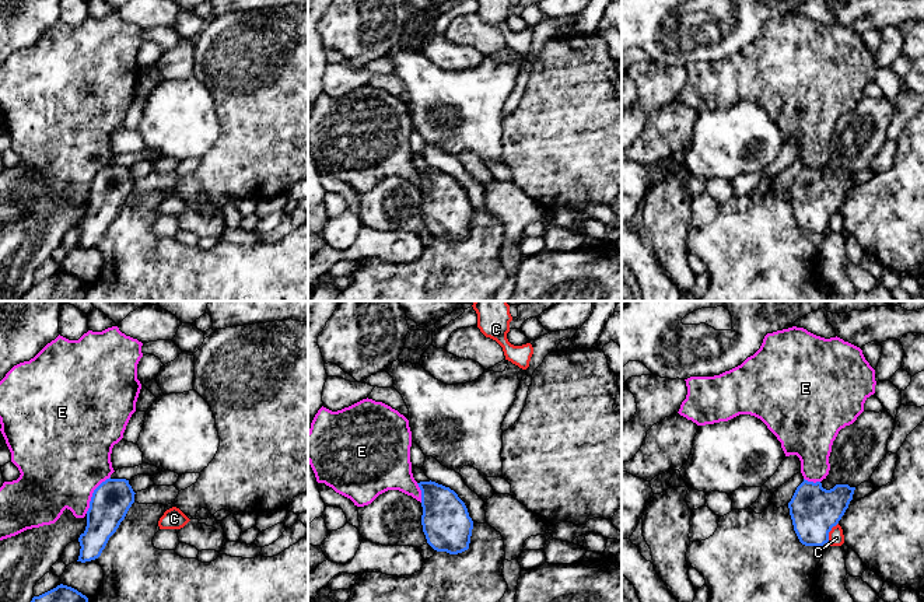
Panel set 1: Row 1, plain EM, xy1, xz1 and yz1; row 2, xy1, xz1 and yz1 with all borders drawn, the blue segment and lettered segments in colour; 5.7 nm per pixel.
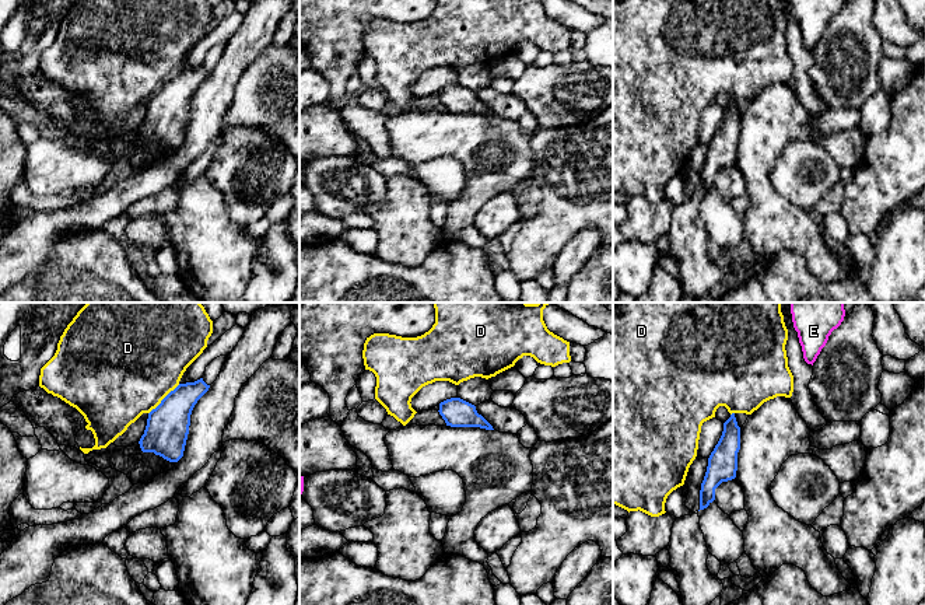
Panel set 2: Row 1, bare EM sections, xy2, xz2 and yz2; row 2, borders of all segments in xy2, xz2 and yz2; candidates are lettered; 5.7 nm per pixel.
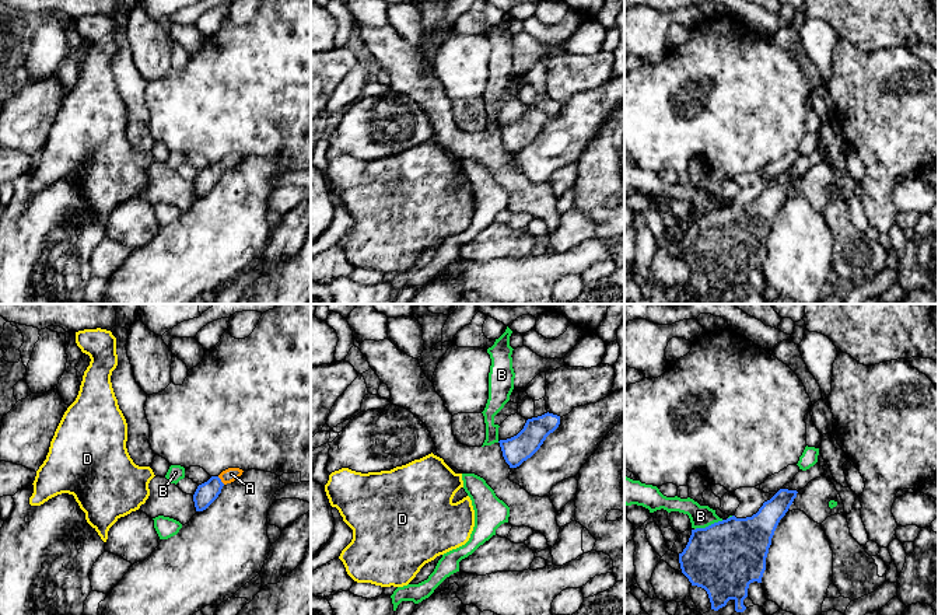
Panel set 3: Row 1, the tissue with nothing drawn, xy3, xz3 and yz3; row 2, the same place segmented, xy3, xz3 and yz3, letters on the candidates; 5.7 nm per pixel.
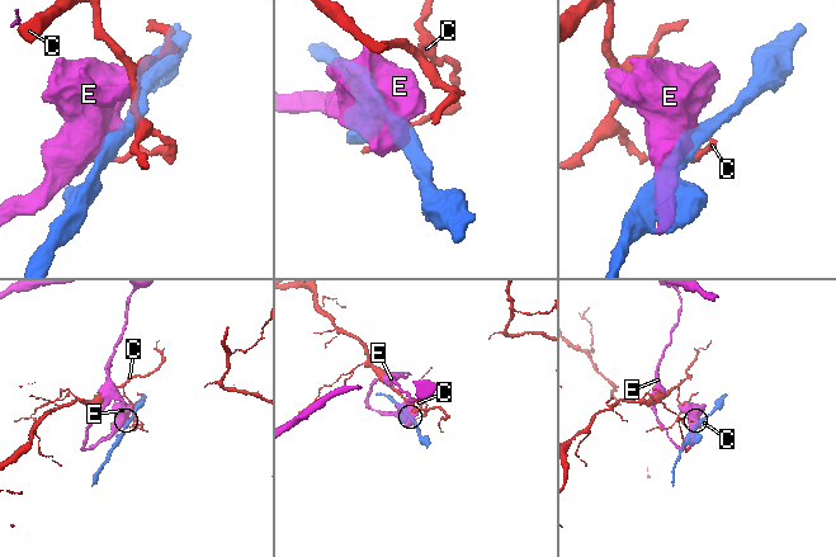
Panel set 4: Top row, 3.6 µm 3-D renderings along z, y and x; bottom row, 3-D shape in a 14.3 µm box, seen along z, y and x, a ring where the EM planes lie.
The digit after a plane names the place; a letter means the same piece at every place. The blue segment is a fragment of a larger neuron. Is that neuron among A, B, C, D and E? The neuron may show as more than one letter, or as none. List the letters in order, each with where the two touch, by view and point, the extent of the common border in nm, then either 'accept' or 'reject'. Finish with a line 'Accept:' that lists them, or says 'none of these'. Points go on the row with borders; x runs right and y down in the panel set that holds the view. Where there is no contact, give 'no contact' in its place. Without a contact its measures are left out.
A: meets blue in xy3 at (220, 481); contact 60 nm long; accept
B: meets blue in yz3 at (709, 526); contact 180 nm long; reject
C: meets blue in yz1 at (829, 531); contact 130 nm long; reject
D: meets blue in xy2 at (164, 398); contact 260 nm long; reject
E: meets blue in xy1 at (93, 494); contact 260 nm long; reject
Accept: A

